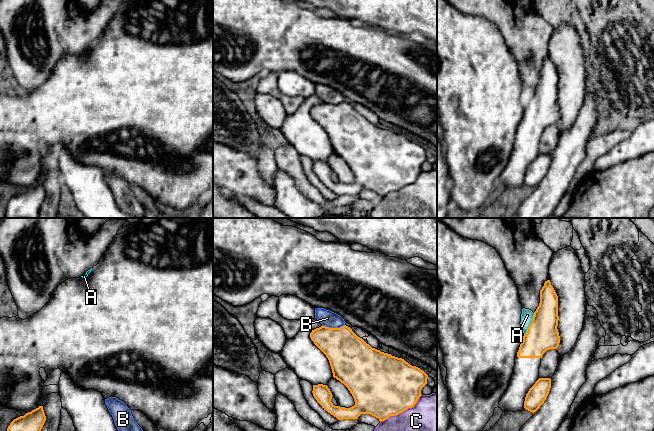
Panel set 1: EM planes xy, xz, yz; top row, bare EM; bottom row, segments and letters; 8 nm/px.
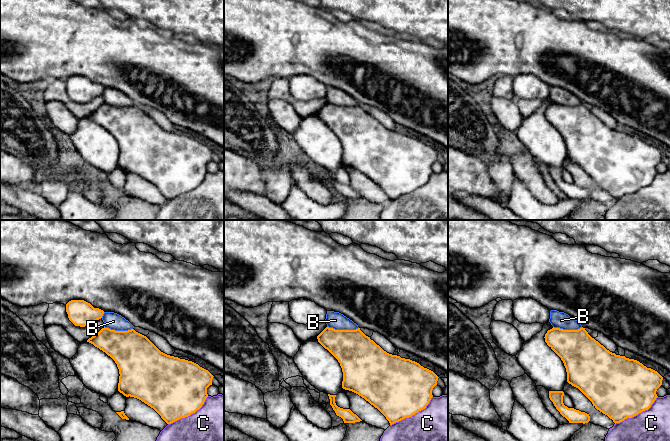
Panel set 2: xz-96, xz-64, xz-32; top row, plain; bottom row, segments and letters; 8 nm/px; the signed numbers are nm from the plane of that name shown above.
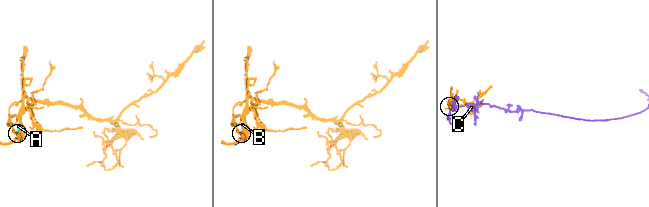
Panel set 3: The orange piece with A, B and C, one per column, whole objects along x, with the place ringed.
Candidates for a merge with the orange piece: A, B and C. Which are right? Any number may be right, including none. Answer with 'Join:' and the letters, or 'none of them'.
Join: none of them

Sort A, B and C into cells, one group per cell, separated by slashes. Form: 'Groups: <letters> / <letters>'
Groups: A B / C

